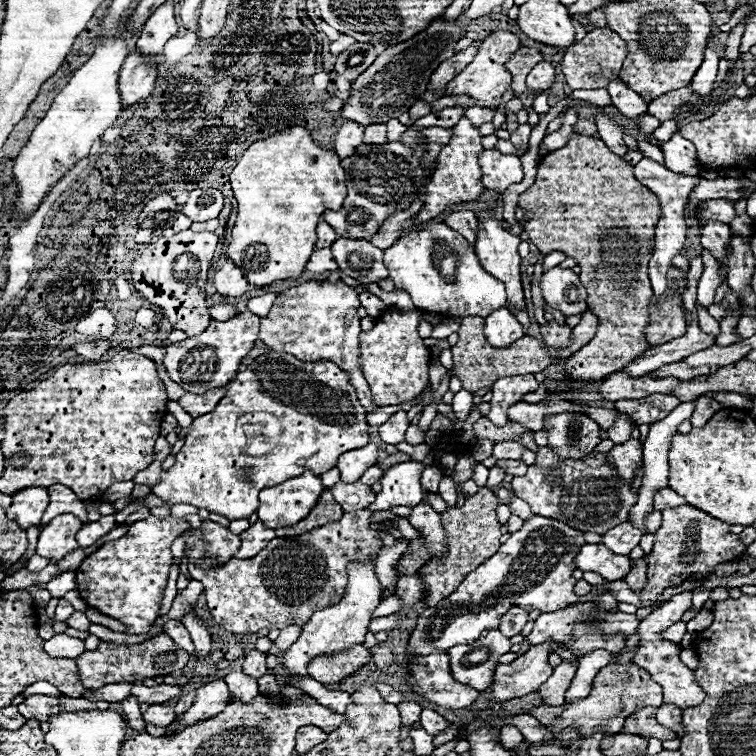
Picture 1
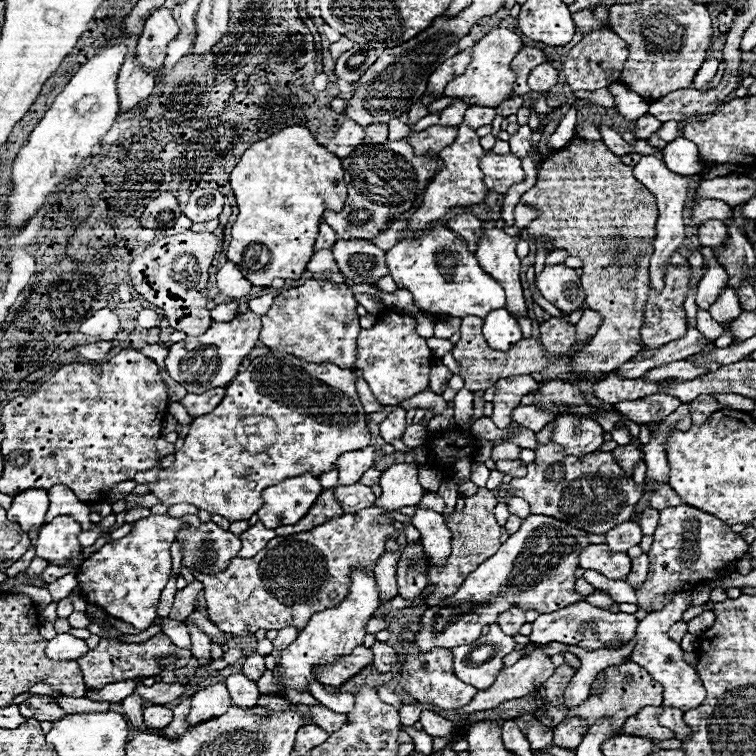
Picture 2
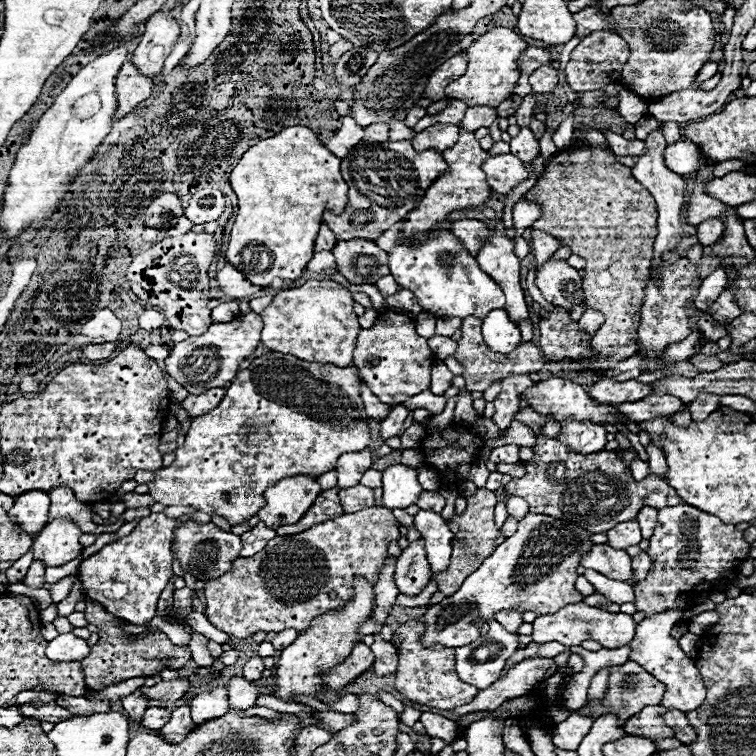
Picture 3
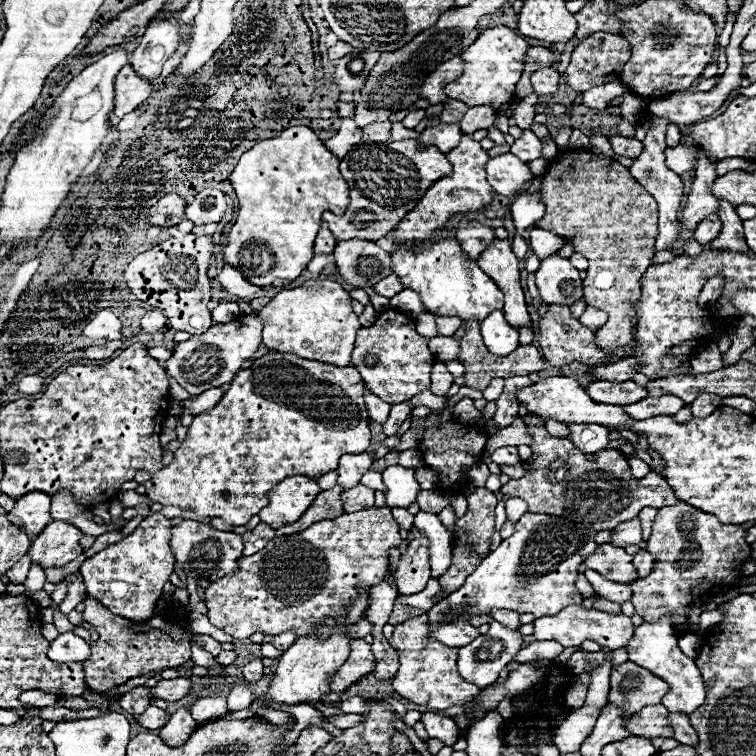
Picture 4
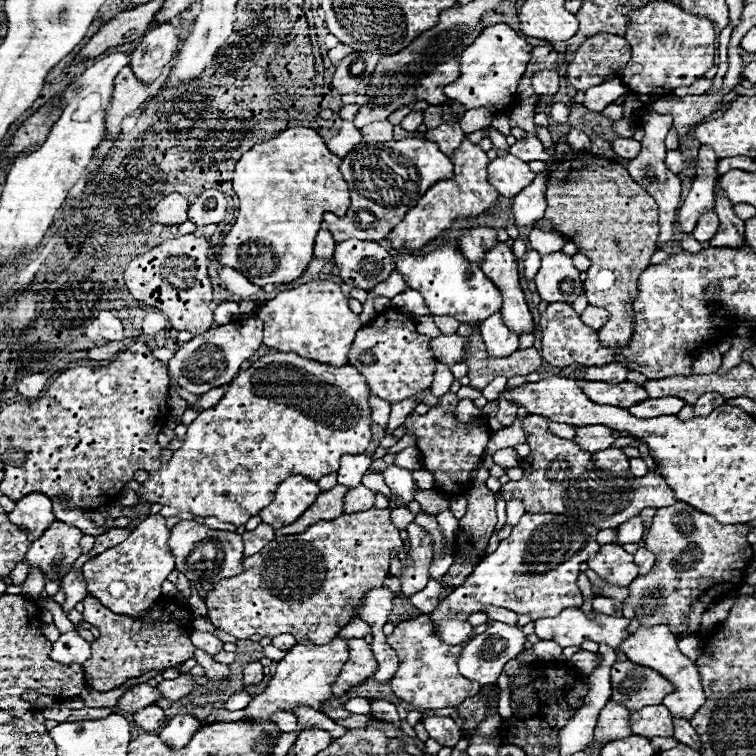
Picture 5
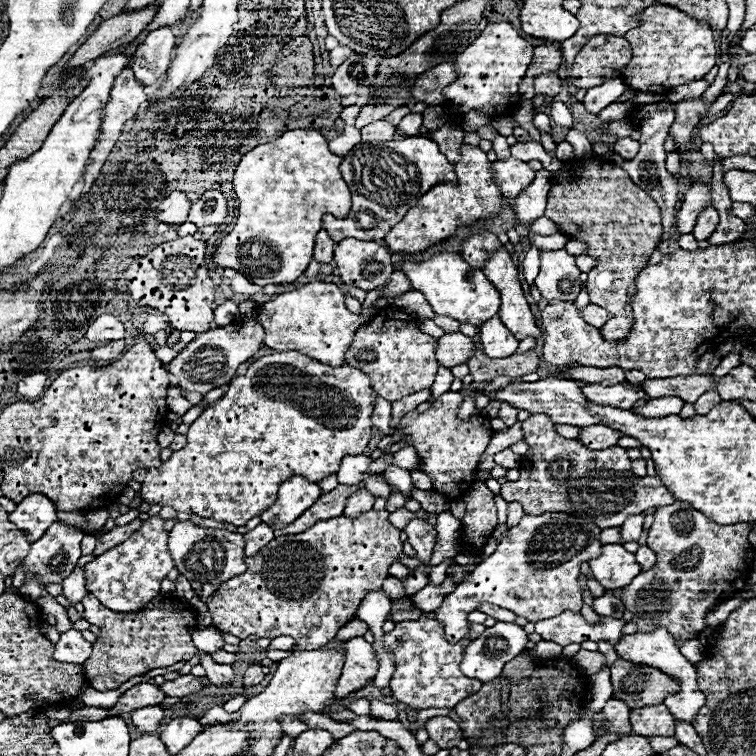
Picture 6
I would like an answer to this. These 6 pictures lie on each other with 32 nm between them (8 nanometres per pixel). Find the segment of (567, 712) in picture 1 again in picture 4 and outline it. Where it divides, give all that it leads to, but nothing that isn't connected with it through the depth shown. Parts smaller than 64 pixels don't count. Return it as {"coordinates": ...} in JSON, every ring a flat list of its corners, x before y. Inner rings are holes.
{"coordinates":[[630,660,612,666,608,704,624,710,626,718,642,710,646,704,660,704,666,692,668,686,664,680,658,680,652,672]]}

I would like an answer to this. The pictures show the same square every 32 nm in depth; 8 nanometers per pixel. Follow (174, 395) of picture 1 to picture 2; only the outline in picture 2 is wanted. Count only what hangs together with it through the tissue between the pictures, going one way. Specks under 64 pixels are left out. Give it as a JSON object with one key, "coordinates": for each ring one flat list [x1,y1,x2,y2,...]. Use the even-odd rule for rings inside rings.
{"coordinates":[[160,368,160,376,162,376,162,380,164,380,167,385,168,397,170,401,179,402,188,393,183,386,170,378,168,372,166,372,164,368]]}

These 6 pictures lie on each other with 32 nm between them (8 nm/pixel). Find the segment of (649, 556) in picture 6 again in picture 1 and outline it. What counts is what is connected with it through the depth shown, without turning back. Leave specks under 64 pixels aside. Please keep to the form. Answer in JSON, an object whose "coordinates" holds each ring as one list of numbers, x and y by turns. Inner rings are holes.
{"coordinates":[[644,558,636,560,634,568,628,572,628,576,624,580,626,580,626,584,630,586,630,590,634,594,640,594,642,588,646,586,646,560]]}

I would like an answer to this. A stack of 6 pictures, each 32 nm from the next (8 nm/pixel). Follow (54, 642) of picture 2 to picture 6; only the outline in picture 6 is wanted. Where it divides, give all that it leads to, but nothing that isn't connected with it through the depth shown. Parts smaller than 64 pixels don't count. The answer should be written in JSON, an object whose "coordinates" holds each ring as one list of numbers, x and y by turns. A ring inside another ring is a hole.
{"coordinates":[[68,630,54,644,54,660,60,660,60,662,84,664,90,652,92,652,92,644,84,640,84,636,78,630]]}

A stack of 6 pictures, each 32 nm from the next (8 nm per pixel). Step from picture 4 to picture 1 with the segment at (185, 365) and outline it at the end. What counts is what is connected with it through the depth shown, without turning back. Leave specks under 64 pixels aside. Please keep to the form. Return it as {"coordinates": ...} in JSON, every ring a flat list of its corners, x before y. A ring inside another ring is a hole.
{"coordinates":[[252,312,236,314,226,322,212,322,200,336,186,338,166,348,164,366,174,382,178,382,186,392,204,394,212,388,226,386,238,372,240,360,250,352,254,340,258,340,260,318]]}

